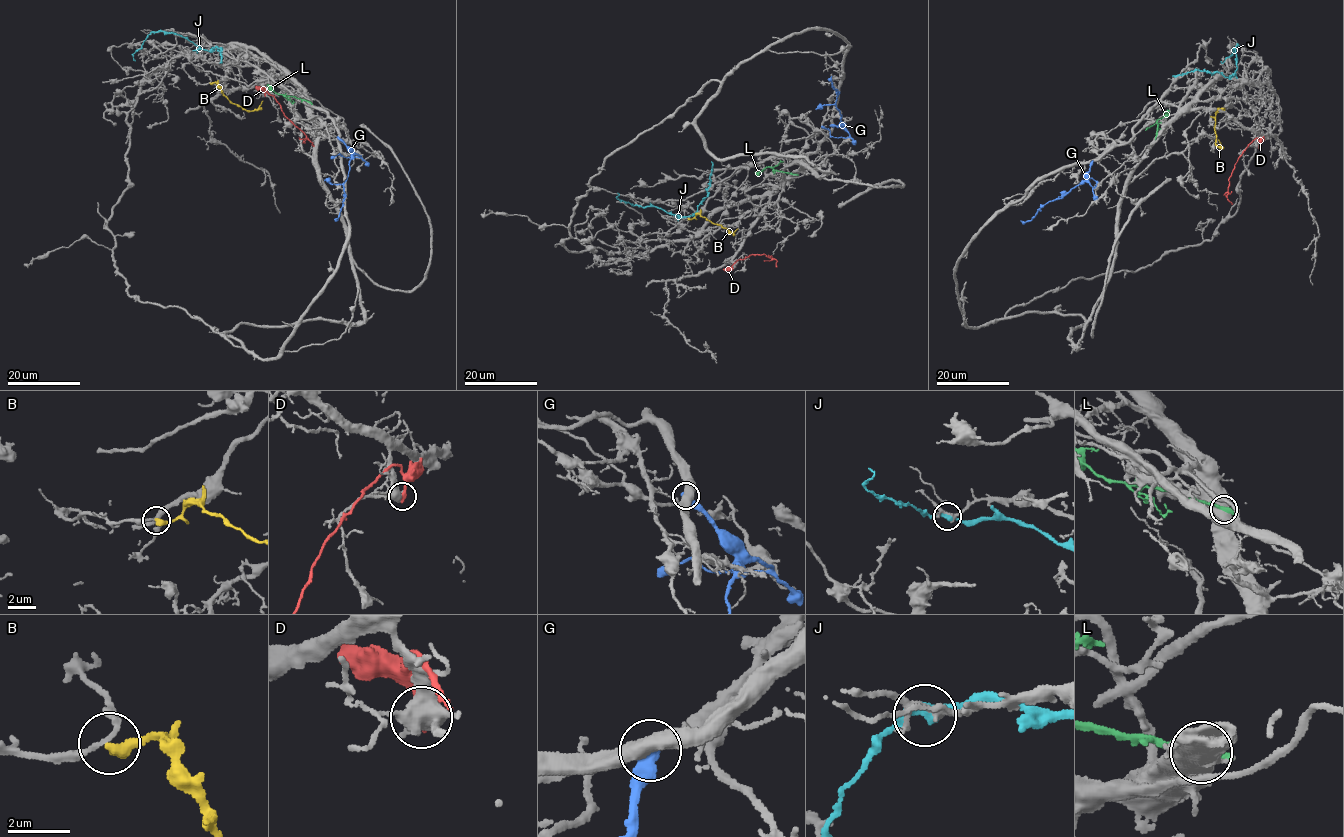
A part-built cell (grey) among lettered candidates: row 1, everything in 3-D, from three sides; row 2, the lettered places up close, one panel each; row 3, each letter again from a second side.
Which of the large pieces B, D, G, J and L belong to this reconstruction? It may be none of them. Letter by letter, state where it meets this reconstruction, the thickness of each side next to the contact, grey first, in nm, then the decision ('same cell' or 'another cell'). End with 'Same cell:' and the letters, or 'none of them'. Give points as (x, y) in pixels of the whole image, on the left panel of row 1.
B: (210, 83) | 160/380 nm | another cell
D: (265, 94) | 480/280 nm | another cell
G: (338, 137) | 420/480 nm | another cell
J: (153, 32) | 170/280 nm | another cell
L: (308, 101) | 600/240 nm | another cell
Same cell: none of them

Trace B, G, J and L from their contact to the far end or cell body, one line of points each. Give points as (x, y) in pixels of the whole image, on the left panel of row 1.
B: (210, 82), (216, 82), (230, 101), (246, 110), (258, 108), (263, 101)
G: (338, 137), (351, 154), (348, 177), (343, 186), (342, 207), (337, 218)
J: (153, 33), (176, 33), (200, 48), (220, 48), (220, 63)
L: (308, 101), (278, 94), (267, 84)

